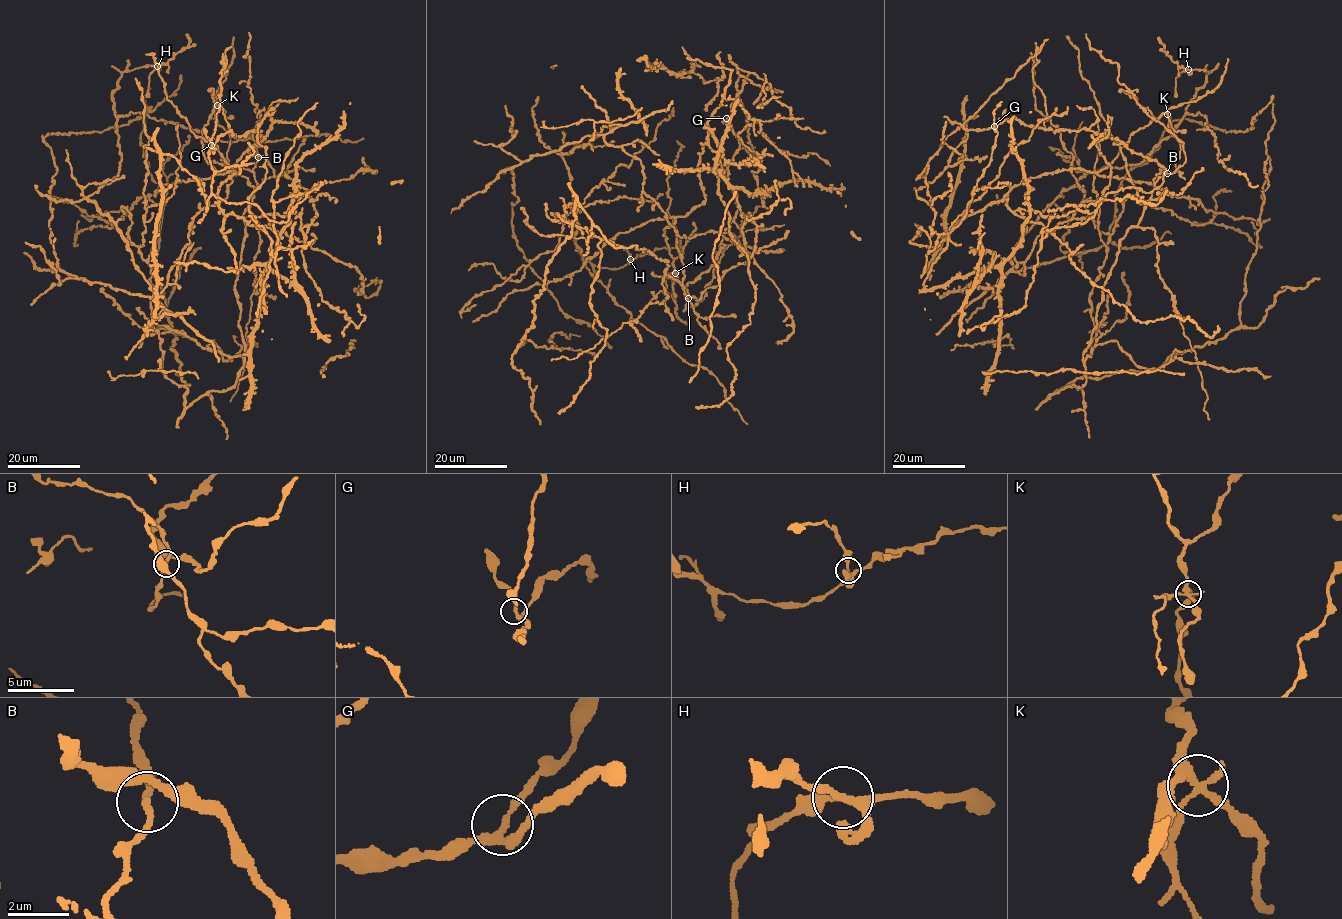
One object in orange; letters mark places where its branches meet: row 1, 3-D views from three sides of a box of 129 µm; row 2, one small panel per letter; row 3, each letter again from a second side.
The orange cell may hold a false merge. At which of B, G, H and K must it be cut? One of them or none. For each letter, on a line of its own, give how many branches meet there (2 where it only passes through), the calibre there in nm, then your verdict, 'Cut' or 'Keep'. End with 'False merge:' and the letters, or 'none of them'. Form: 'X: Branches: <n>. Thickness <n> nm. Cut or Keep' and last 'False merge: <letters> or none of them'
B: Branches: 4. Thickness 150 nm. Keep
G: Branches: 3. Thickness 240 nm. Keep
H: Branches: 4. Thickness 240 nm. Keep
K: Branches: 4. Thickness 240 nm. Cut
False merge: K

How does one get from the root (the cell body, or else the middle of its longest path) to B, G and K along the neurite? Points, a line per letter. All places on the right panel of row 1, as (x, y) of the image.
B: (1097, 134), (1119, 139), (1137, 154), (1157, 161), (1167, 173)
G: (1097, 134), (1084, 128), (1053, 131), (1011, 118), (994, 126)
K: (1097, 134), (1157, 161), (1162, 183), (1090, 213), (1010, 210), (1023, 180), (1100, 171), (1168, 114)

